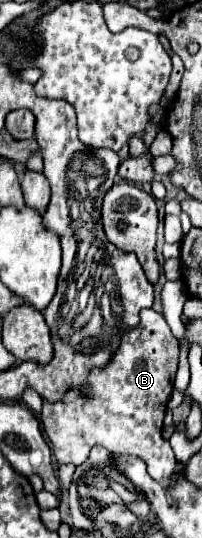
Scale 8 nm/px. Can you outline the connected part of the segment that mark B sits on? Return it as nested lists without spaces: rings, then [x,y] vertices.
[[[141,310],[141,322],[129,328],[113,352],[113,358],[103,368],[93,368],[85,386],[69,388],[57,402],[43,400],[41,424],[59,464],[79,466],[89,456],[95,444],[101,444],[111,454],[137,456],[147,464],[153,480],[165,484],[177,470],[175,454],[163,440],[163,416],[179,362],[179,346],[165,318],[155,310]]]

